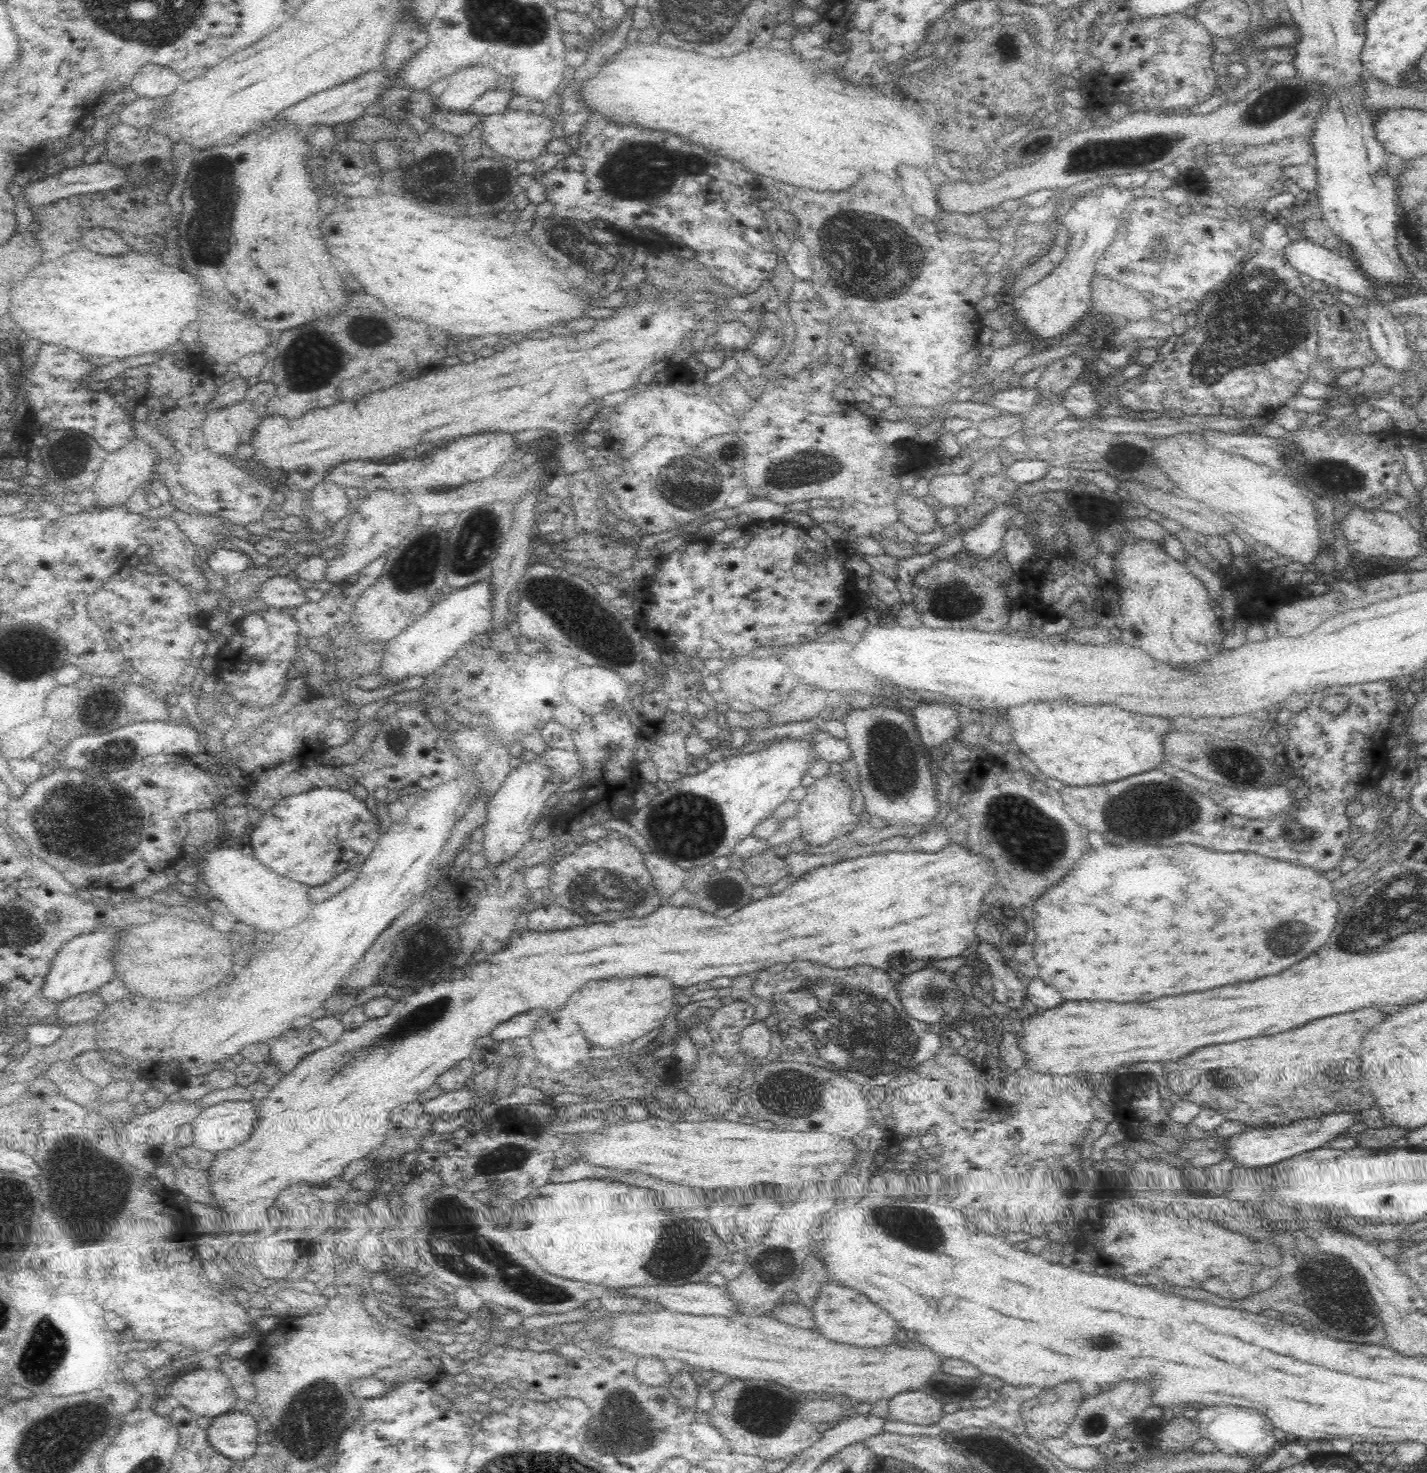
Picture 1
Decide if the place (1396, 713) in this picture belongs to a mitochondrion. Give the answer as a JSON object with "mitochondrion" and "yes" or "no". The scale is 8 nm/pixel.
{"mitochondrion":"no"}

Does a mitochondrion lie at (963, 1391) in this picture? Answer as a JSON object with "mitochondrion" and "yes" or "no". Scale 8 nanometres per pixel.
{"mitochondrion":"no"}

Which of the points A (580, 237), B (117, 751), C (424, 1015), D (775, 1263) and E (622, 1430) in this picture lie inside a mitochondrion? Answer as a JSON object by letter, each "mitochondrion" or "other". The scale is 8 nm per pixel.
{"A":"mitochondrion","B":"mitochondrion","C":"mitochondrion","D":"mitochondrion","E":"mitochondrion"}

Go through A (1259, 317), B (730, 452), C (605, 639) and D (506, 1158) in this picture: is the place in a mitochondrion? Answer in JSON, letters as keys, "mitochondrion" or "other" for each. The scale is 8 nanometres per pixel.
{"A":"mitochondrion","B":"mitochondrion","C":"mitochondrion","D":"mitochondrion"}

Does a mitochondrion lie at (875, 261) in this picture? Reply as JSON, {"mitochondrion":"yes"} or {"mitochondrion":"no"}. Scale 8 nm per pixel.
{"mitochondrion":"yes"}

